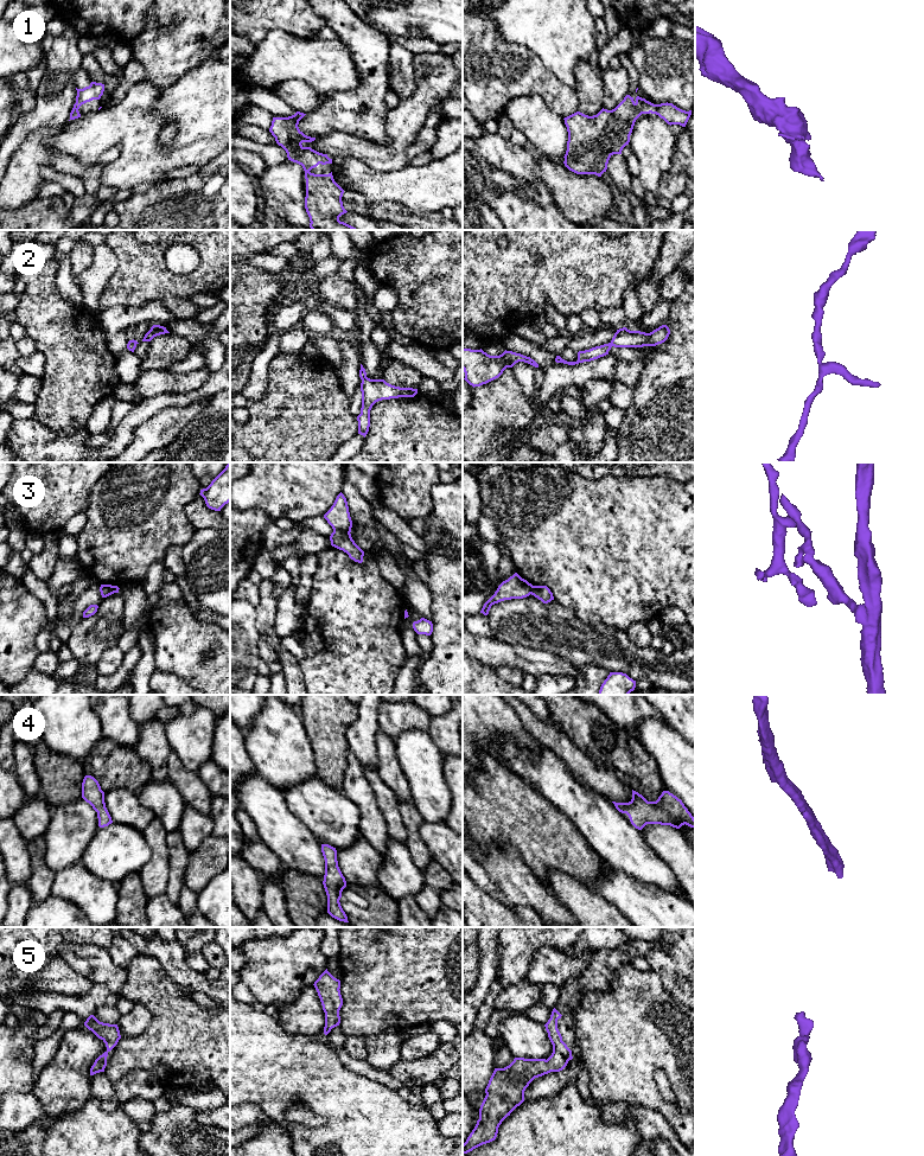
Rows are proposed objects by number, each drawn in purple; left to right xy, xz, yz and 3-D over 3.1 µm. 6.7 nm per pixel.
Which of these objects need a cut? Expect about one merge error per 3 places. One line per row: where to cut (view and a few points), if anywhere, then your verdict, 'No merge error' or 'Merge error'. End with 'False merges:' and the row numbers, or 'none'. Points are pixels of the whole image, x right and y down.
1: No split. No merge error
2: No split. No merge error
3: Split along xz (333, 529), (349, 532). Merge error
4: No split. No merge error
5: No split. No merge error
False merges: 3

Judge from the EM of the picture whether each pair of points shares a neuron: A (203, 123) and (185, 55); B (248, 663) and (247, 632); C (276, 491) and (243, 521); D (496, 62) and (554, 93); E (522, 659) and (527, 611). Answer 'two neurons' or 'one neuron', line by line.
A: two neurons
B: one neuron
C: two neurons
D: one neuron
E: two neurons

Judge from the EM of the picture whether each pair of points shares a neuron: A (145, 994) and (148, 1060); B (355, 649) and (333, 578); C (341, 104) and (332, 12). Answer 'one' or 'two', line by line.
A: one
B: one
C: one

